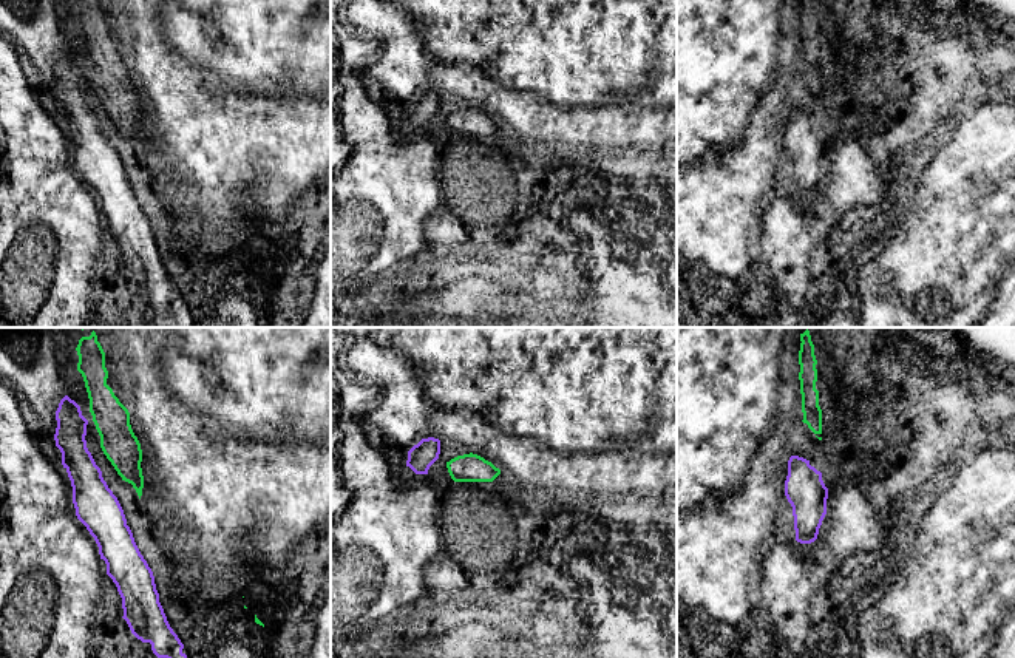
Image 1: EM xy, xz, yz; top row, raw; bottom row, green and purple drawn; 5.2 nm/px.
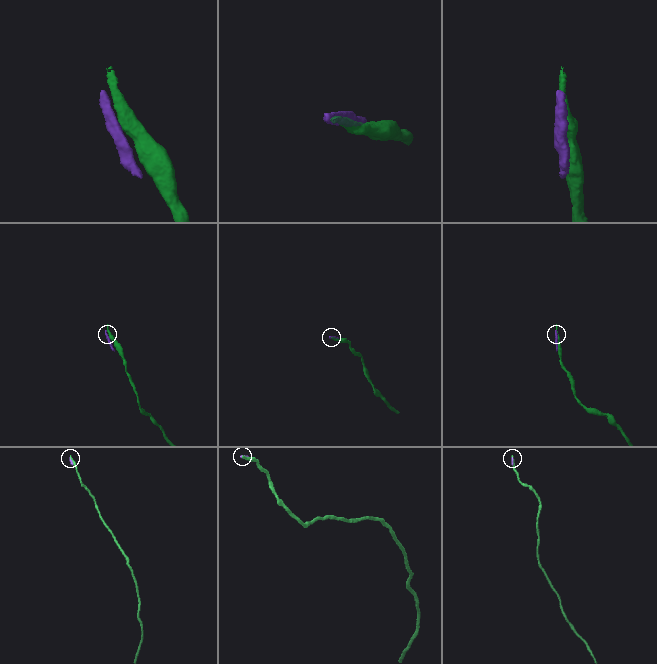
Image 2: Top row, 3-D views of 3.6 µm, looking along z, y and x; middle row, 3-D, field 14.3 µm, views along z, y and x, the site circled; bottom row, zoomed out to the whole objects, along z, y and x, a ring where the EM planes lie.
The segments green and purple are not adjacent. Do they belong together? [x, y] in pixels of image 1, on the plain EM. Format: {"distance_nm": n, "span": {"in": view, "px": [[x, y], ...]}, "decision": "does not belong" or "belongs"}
{"distance_nm": 30, "span": {"in": "xy", "px": [[93, 74], [87, 74]]}, "decision": "does not belong"}

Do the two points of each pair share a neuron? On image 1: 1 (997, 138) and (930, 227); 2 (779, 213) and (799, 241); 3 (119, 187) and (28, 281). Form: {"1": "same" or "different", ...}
{"1": "same", "2": "same", "3": "different"}

